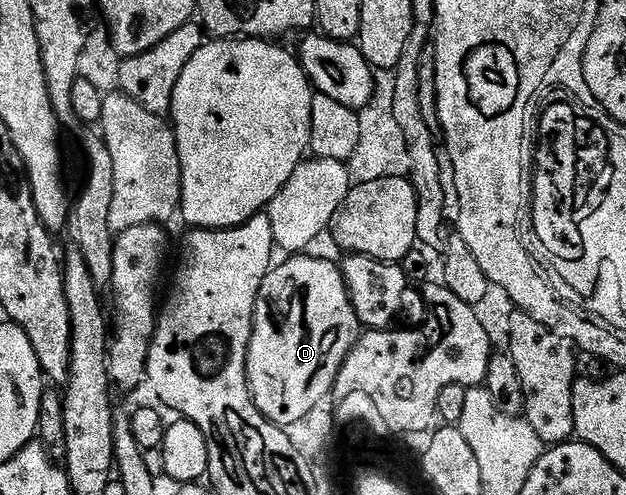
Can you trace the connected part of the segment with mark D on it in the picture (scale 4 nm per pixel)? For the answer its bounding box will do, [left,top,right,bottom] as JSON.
[248,254,362,426]

